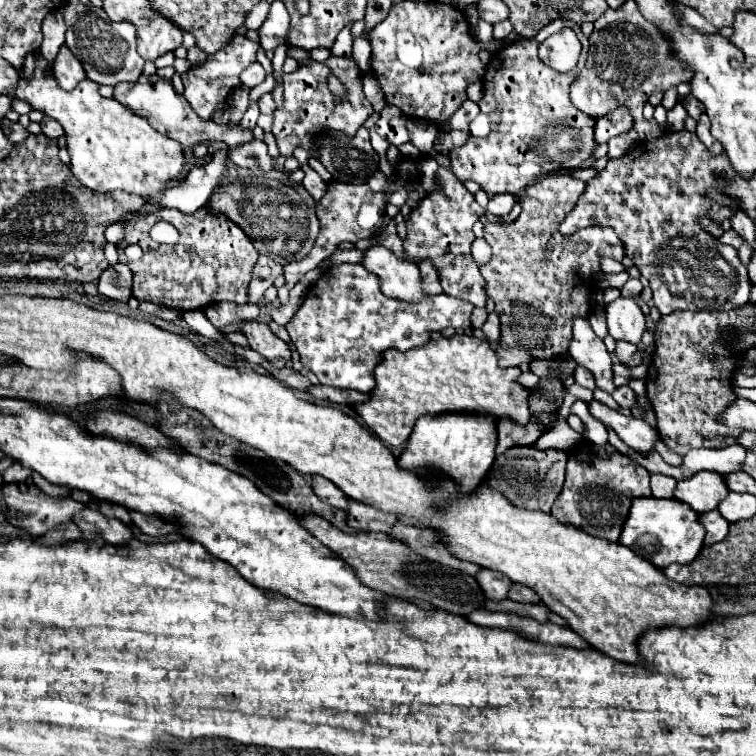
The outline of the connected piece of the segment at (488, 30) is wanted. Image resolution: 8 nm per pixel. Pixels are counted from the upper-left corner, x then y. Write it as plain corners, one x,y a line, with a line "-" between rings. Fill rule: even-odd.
479,20
479,24
475,26
475,40
479,42
495,42
495,36
493,36
493,26
491,24
485,24
483,20

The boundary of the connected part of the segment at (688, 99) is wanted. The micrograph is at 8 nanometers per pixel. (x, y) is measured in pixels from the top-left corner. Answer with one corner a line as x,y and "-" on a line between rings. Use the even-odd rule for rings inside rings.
685,96
683,98
683,106
685,106
685,110
689,112
689,116
693,118
693,120
697,120
699,118
699,114
701,114
701,102
697,100
697,98
693,98
693,96

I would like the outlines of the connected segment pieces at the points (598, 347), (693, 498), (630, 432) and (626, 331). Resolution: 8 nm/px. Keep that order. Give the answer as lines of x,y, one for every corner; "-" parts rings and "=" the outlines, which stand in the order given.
583,318
573,320
573,342
569,346
571,358
587,368
597,382
599,390
605,390
609,394
615,392
613,384
613,362
611,356
603,344
603,340
591,330
589,322
=
701,470
693,474
687,480
681,480
677,484
677,490
673,498
683,500
699,514
715,510
723,498
727,498
729,488
725,482
725,476
711,470
=
591,400
587,404
587,408
589,408
589,414
593,418
603,422
605,428
615,430
617,436
627,446
631,446
635,452
649,454
653,450
653,442
657,440
657,432
647,422
643,422
639,418
633,418
633,416
623,416
621,412
611,410
609,406
601,404
599,400
=
617,298
605,308
609,334
615,340
625,340
631,344
639,344
645,330
645,316
641,308
631,298

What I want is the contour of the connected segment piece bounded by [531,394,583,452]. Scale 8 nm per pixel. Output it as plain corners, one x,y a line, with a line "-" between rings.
567,394
565,396
565,404
559,408
559,420
557,420
557,426
553,428
553,430
549,430
549,432
545,432
535,444
531,444
531,446
539,446
539,448
563,448
563,450
571,450
571,448
575,448
581,440
583,440
583,436
581,434
577,434
575,430
571,430
569,428
569,424
567,424
567,416
569,416
569,404
573,404
575,402
575,396
571,396
571,394

